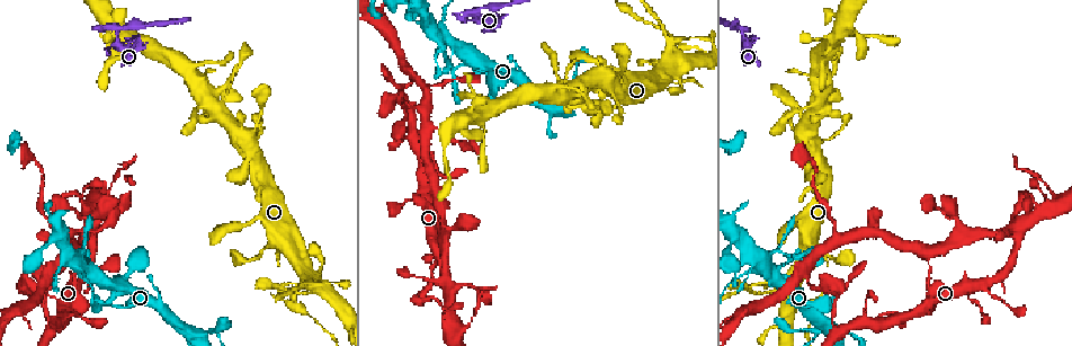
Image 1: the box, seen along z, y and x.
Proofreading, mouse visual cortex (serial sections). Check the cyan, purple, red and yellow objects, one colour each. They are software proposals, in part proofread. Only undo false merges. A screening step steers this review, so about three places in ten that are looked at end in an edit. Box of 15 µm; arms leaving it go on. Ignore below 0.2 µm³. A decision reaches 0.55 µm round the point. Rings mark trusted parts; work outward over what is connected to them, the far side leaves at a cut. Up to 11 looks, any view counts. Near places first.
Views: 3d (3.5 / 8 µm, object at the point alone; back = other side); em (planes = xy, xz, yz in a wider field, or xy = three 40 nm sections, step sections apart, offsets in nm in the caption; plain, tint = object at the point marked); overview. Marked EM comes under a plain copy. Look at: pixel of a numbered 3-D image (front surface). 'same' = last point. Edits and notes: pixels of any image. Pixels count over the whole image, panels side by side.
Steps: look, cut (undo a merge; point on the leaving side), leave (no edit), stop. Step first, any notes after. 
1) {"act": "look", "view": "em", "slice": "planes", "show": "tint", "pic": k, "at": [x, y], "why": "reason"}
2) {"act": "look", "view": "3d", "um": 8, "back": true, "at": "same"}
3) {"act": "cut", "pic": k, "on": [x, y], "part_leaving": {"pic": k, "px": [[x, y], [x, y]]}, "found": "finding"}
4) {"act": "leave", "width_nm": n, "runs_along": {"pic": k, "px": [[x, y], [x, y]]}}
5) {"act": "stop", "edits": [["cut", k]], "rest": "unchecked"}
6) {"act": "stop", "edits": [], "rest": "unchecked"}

{"act": "look", "view": "3d", "um": 3.5, "pic": 1, "at": [422, 110]}

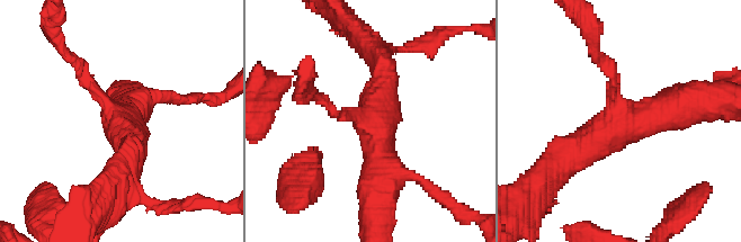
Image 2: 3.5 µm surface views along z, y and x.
{"act": "look", "view": "em", "slice": "xy", "step": 2, "show": "tint", "pic": 2, "at": [619, 112], "arms": 3, "arm_widths_nm": [150, 400, 600]}

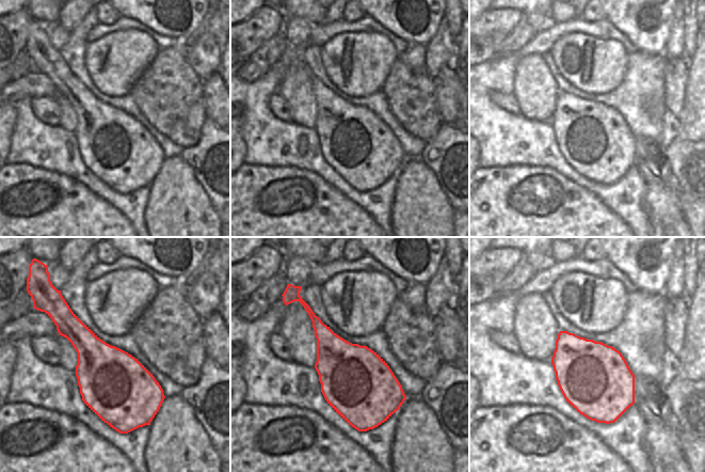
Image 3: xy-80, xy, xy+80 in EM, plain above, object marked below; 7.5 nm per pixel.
{"act": "leave", "width_nm": 550, "runs_along": {"pic": 2, "px": [[690, 100], [622, 125], [561, 162]]}, "found": "all the same cell"}

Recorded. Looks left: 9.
{"act": "look", "view": "3d", "um": 8, "pic": 1, "at": [444, 39], "why": "side arm on a straight run"}

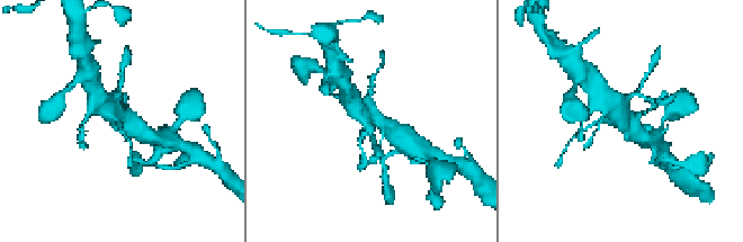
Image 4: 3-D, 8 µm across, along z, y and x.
{"act": "look", "view": "3d", "um": 3.5, "pic": 4, "at": [371, 118]}

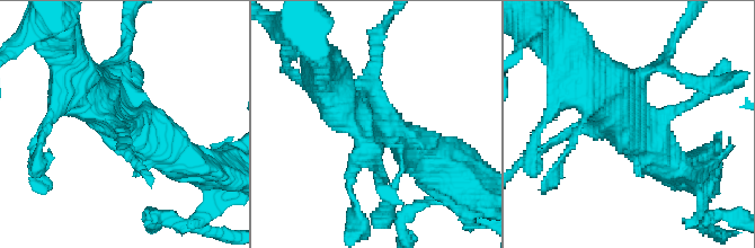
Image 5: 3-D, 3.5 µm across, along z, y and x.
{"act": "look", "view": "em", "slice": "xy", "step": 1, "show": "tint", "pic": 5, "at": [374, 121], "why": "shape alone is not enough"}

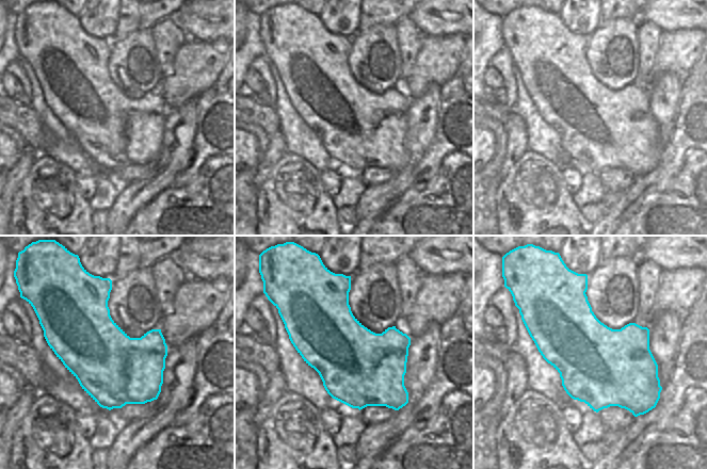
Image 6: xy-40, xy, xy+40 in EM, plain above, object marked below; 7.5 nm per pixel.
{"act": "leave", "found": "continuous, no second cell"}

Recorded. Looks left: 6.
{"act": "look", "view": "3d", "um": 3.5, "pic": 1, "at": [668, 42], "why": "sudden change in width"}

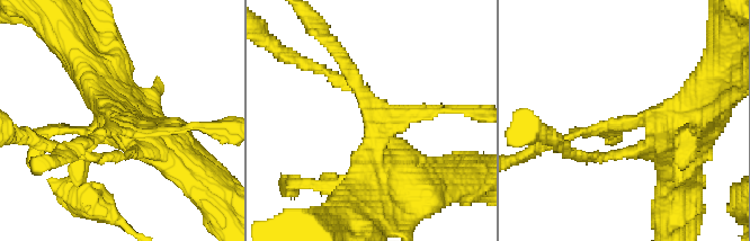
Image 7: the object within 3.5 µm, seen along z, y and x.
{"act": "look", "view": "em", "slice": "planes", "show": "tint", "pic": 7, "at": [119, 125], "why": "need the tissue"}

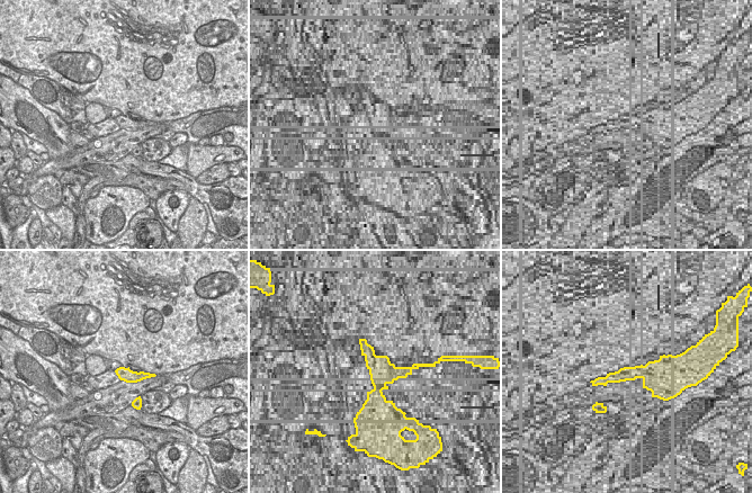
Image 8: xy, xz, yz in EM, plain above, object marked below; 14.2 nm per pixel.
{"act": "leave", "runs_along": {"pic": 7, "px": [[376, 187], [373, 118], [341, 61]]}, "found": "one cell here"}

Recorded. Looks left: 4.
{"act": "look", "view": "3d", "um": 3.5, "pic": 1, "at": [10, 311]}

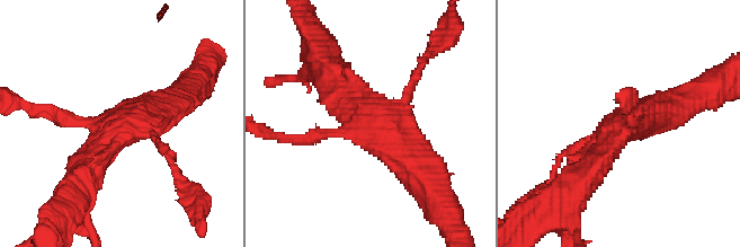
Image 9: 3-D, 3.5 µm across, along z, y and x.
{"act": "look", "view": "em", "slice": "xy", "step": 5, "show": "tint", "pic": 9, "at": [126, 127]}

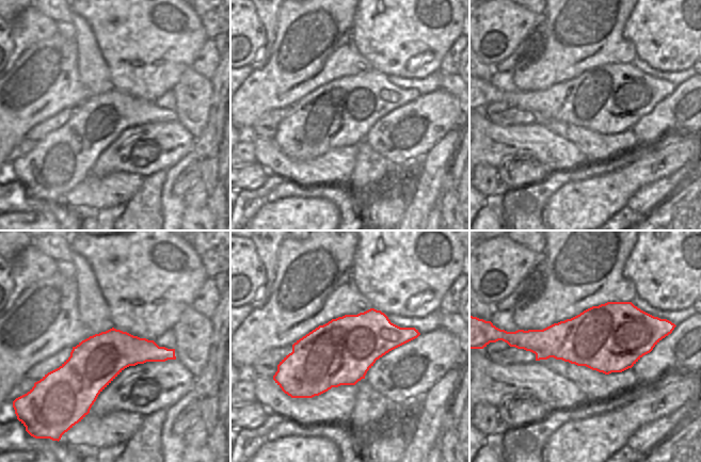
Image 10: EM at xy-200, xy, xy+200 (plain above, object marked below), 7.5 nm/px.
{"act": "leave", "runs_along": {"pic": 9, "px": [[422, 176], [382, 126], [333, 87]]}, "found": "one cell here"}

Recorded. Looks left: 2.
{"act": "stop", "edits": [], "rest": "unchecked"}

